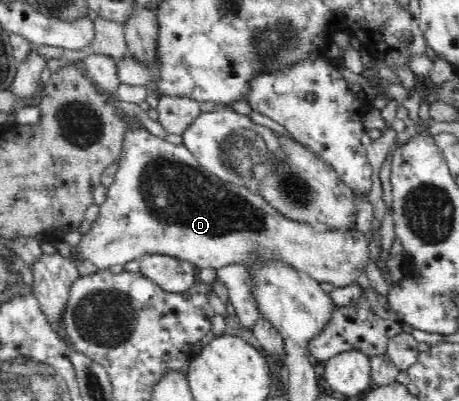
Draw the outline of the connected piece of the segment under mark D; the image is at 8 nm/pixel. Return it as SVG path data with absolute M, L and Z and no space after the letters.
M106 53L88 55L84 59L90 80L105 95L105 102L119 121L123 122L123 141L119 159L119 169L114 183L108 186L106 200L100 204L98 218L91 229L82 235L82 241L76 249L98 269L108 270L113 265L125 265L128 261L139 260L147 254L167 254L177 259L192 263L194 266L225 267L225 265L241 263L255 266L271 266L283 263L283 266L311 276L318 282L329 282L335 287L343 287L356 279L354 270L367 265L367 237L362 231L327 230L315 231L309 222L291 219L273 207L262 195L253 194L245 187L223 182L206 171L195 159L185 145L175 145L167 139L159 138L149 132L139 119L115 107L119 86L123 85L118 74L115 58Z

